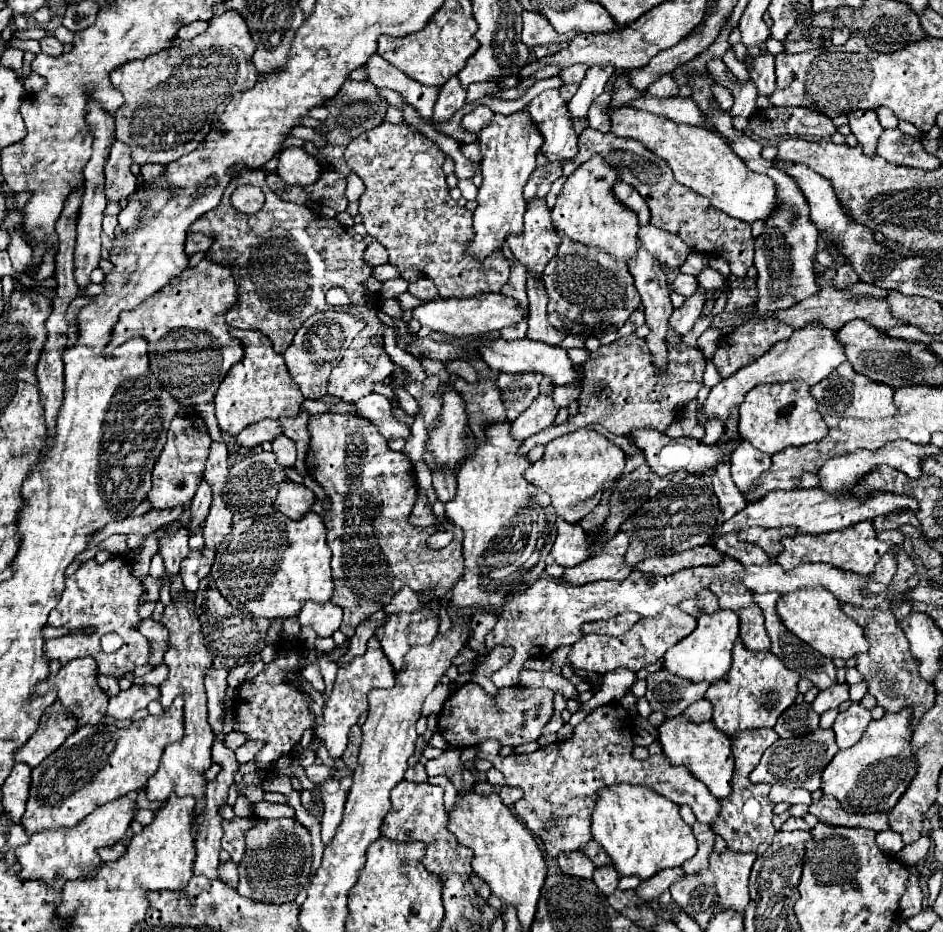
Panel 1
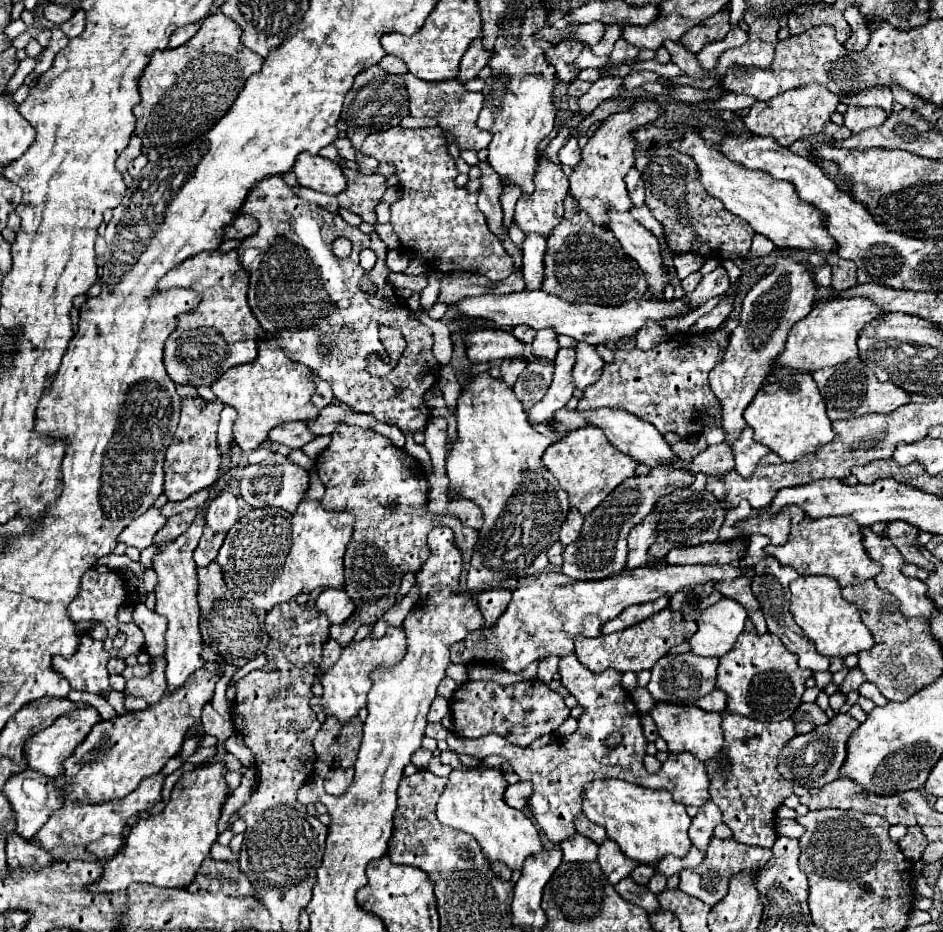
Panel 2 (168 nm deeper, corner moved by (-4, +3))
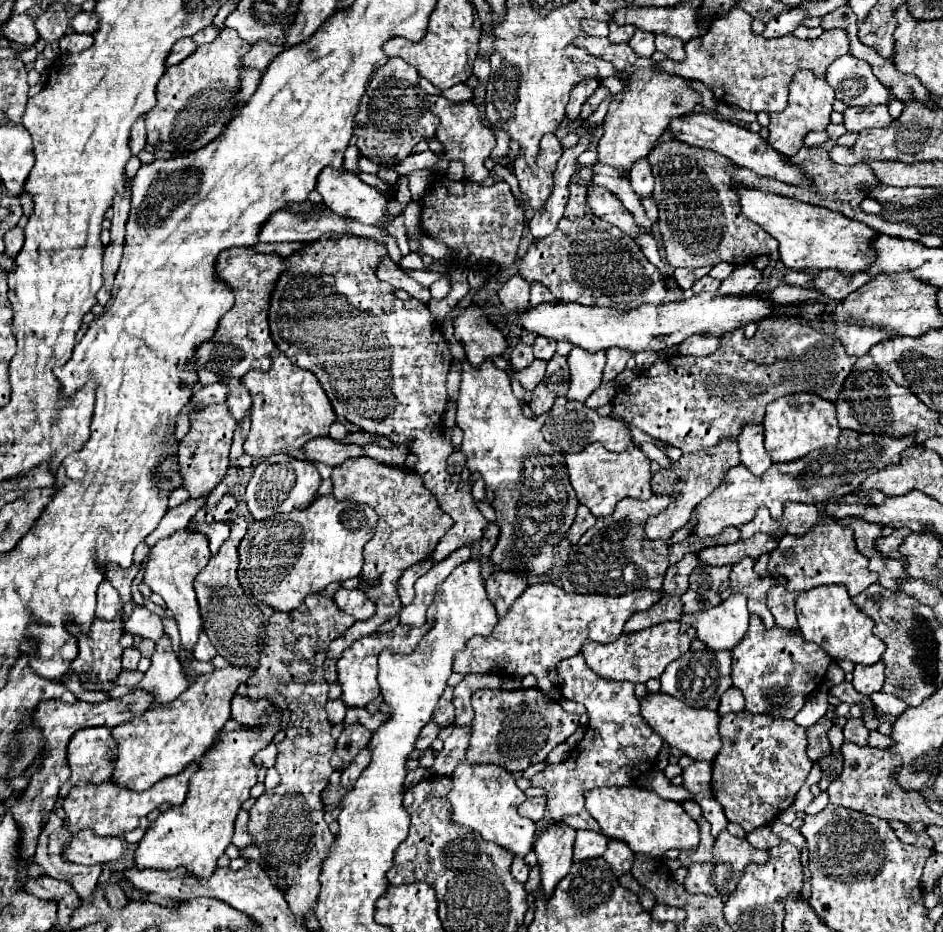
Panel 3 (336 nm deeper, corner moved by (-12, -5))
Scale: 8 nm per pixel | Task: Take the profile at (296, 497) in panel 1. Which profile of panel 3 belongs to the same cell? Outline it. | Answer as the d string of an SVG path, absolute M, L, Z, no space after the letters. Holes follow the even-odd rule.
M275 454L275 456L263 458L261 464L255 468L255 474L247 484L245 502L253 518L263 520L277 512L291 512L295 508L309 506L317 498L319 484L321 484L321 476L313 462L297 460L289 454Z

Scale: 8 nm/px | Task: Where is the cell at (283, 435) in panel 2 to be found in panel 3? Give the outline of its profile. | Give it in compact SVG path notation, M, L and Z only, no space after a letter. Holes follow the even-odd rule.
M315 438L315 440L307 442L307 446L303 446L303 452L305 452L307 460L325 462L329 466L339 466L349 458L365 456L365 452L359 446L335 442L331 438Z

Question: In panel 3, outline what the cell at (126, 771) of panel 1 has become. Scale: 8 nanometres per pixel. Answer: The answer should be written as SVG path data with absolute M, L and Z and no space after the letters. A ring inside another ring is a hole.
M227 664L225 668L195 678L177 700L157 704L141 716L115 726L111 732L119 744L119 758L115 760L113 782L143 792L155 782L179 774L187 764L201 760L201 756L213 746L217 732L231 718L231 698L239 684L243 684L251 674L253 666Z

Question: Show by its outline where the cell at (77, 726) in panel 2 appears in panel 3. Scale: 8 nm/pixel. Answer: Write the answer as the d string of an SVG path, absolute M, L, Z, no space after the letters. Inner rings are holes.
M109 728L81 730L71 738L67 760L71 766L71 778L61 786L59 796L67 798L71 788L79 780L103 782L113 774L113 762L117 756L117 742Z

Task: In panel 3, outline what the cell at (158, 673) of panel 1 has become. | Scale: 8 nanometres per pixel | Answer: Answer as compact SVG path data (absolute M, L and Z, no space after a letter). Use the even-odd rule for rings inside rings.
M121 670L119 676L117 676L117 684L119 684L119 686L137 688L139 682L141 682L141 678L143 678L143 672L139 672L139 670L133 670L133 672L129 672L129 670Z

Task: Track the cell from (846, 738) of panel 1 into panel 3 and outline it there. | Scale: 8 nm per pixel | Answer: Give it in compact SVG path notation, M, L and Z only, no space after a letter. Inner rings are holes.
M873 730L869 734L869 746L873 746L873 748L889 748L889 746L893 746L893 738L891 736L883 736L877 730Z

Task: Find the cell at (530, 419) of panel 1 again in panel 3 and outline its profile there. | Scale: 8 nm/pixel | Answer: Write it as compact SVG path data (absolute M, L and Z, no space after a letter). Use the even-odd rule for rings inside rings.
M573 346L567 360L571 368L571 388L567 398L583 402L601 386L605 352L599 350L591 354L587 350L579 350L579 346Z

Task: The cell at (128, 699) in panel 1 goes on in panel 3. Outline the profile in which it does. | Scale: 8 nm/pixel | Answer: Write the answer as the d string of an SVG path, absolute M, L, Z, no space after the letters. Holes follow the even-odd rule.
M167 634L155 642L155 652L151 656L151 668L145 672L139 688L155 694L157 702L173 702L181 692L185 692L189 680L181 670L181 662L171 648Z

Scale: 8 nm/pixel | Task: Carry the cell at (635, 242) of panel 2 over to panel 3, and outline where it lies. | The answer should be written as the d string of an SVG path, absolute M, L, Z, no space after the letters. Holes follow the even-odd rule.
M595 184L589 186L587 204L595 216L599 216L601 220L605 220L609 224L615 224L617 228L621 228L629 236L635 236L635 232L641 230L633 222L633 216L627 212L627 208L607 188L601 188Z

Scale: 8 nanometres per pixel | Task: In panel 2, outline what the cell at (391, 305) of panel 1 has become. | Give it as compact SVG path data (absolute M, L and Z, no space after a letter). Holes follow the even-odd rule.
M411 312L413 318L421 320L423 324L427 324L433 332L433 356L437 358L439 364L449 364L451 360L451 350L453 350L453 344L451 344L451 332L447 328L447 324L443 320L431 320L427 316L427 312Z

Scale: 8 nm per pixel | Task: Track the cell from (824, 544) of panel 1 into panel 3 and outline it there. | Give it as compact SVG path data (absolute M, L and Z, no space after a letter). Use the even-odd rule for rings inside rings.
M837 522L819 524L803 536L783 536L779 546L771 552L769 574L779 574L787 580L787 590L801 592L823 584L843 584L849 596L855 596L877 582L877 574L867 568L867 558L857 552L851 528L837 526Z

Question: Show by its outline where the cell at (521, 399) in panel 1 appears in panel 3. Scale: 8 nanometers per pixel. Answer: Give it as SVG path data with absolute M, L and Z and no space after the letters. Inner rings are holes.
M553 354L553 358L547 362L547 372L543 382L533 392L531 410L533 414L541 416L551 410L557 396L565 396L569 392L569 364L567 356Z

